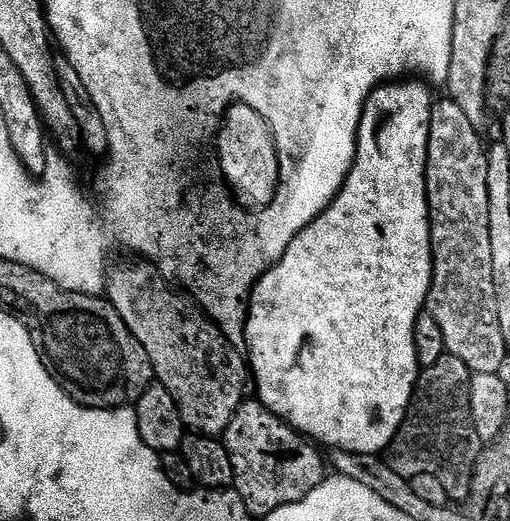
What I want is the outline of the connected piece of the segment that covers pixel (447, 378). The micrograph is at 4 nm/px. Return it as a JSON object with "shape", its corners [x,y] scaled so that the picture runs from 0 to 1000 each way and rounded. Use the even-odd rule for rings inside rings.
{"shape":[[[875,676],[851,699],[829,704],[818,722],[812,766],[806,770],[800,802],[780,839],[782,845],[765,852],[753,871],[753,885],[765,894],[765,902],[806,919],[810,908],[824,904],[831,891],[818,852],[835,850],[859,871],[890,868],[892,871],[876,883],[875,898],[892,910],[867,916],[863,929],[880,954],[875,956],[894,967],[916,962],[924,944],[924,883],[949,856],[947,839],[924,804],[920,758],[924,720],[924,710],[904,681],[890,676]]]}

